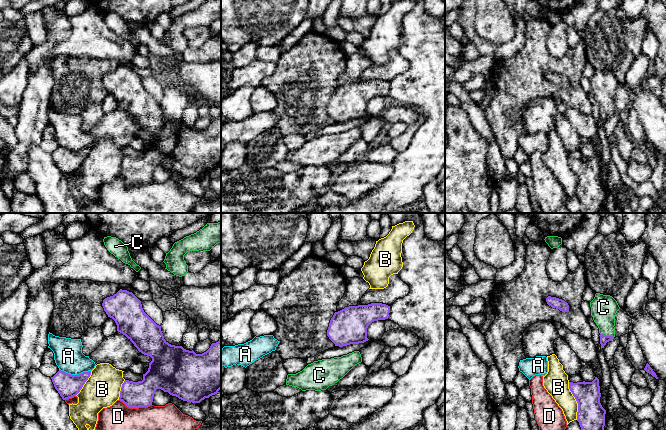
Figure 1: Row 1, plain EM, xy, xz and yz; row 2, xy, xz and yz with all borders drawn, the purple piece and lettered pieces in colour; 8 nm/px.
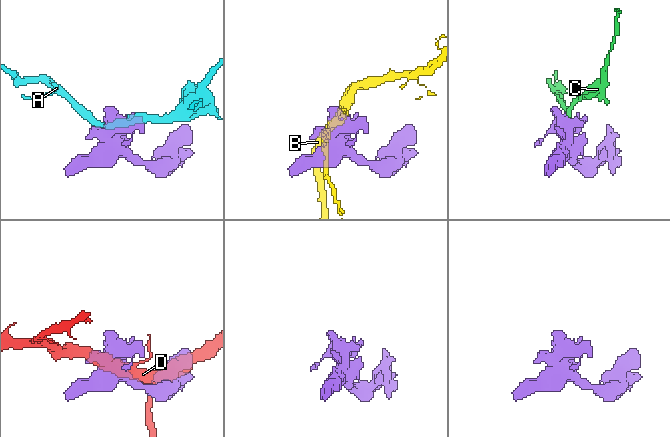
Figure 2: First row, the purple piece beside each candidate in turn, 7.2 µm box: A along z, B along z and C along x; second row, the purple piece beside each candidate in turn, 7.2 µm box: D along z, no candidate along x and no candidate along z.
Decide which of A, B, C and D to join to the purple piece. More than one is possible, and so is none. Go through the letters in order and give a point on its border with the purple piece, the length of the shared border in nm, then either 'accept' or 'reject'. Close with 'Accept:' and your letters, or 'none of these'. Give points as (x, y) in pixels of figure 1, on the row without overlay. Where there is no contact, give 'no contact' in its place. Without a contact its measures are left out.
A: contact xy (75, 151); length 260 nm; reject
B: contact yz (576, 176); length 320 nm; reject
C: contact yz (607, 112); length 120 nm; accept
D: contact xy (135, 183); length 260 nm; reject
Accept: C

